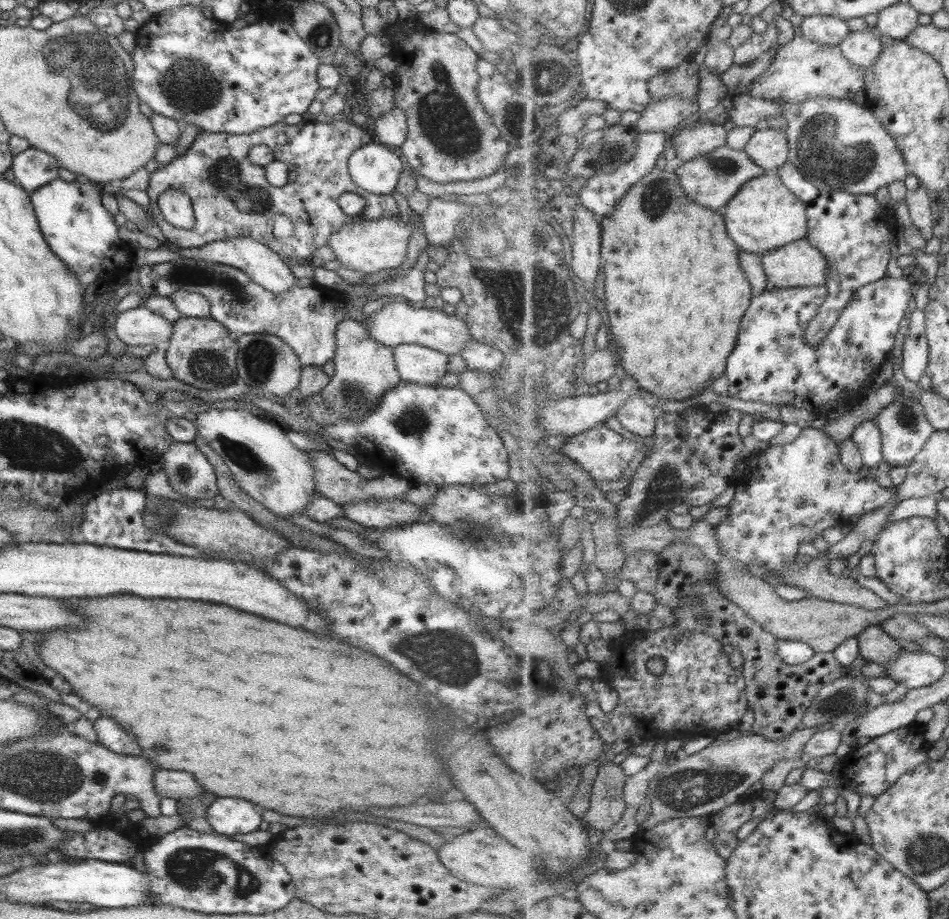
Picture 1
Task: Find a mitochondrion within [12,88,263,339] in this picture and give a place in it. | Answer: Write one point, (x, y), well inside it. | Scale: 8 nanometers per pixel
(190, 273)

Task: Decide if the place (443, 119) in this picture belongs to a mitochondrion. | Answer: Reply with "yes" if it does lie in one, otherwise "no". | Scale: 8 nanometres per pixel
yes

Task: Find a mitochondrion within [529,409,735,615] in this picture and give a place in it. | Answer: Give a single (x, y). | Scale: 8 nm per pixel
(665, 484)

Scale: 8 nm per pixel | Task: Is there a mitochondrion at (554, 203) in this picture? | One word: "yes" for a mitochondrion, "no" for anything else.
no

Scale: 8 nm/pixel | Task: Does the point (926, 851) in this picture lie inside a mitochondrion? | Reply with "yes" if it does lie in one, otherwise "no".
yes

